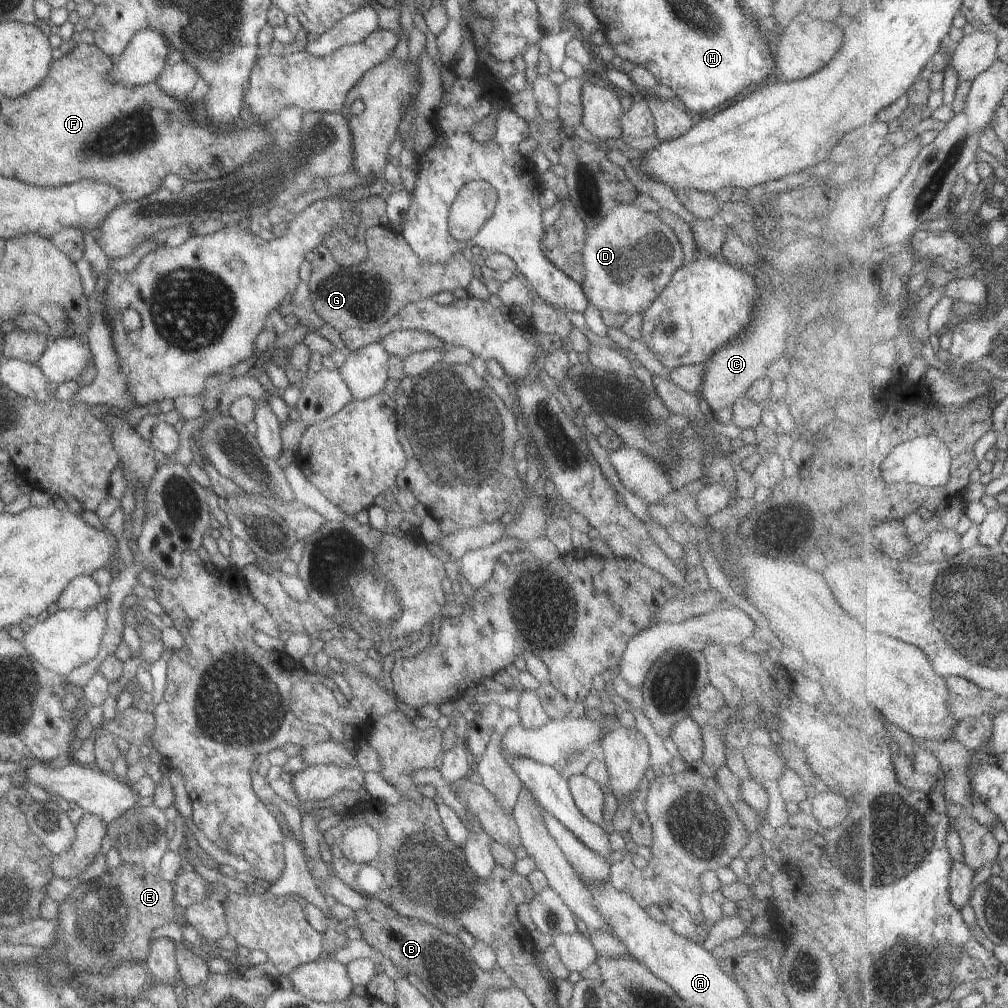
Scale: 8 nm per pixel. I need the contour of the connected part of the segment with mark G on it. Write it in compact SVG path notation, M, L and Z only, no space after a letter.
M389 226L369 227L364 232L364 245L367 250L366 256L357 264L353 262L351 266L333 261L329 253L330 249L326 249L323 244L311 250L315 256L310 261L311 273L307 281L309 288L307 302L311 303L311 311L316 312L325 324L329 324L339 333L344 328L377 328L386 323L403 305L419 299L431 299L437 292L452 293L457 288L465 289L471 278L476 275L476 261L468 261L461 253L455 253L444 263L423 262L408 247L400 232Z

